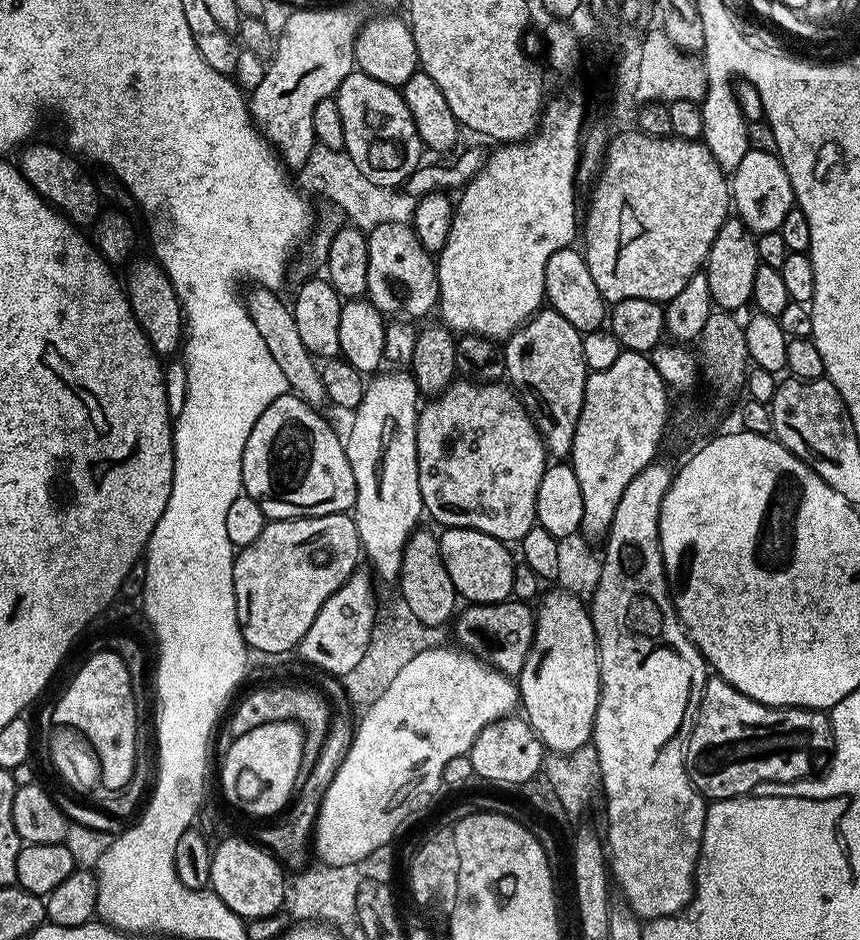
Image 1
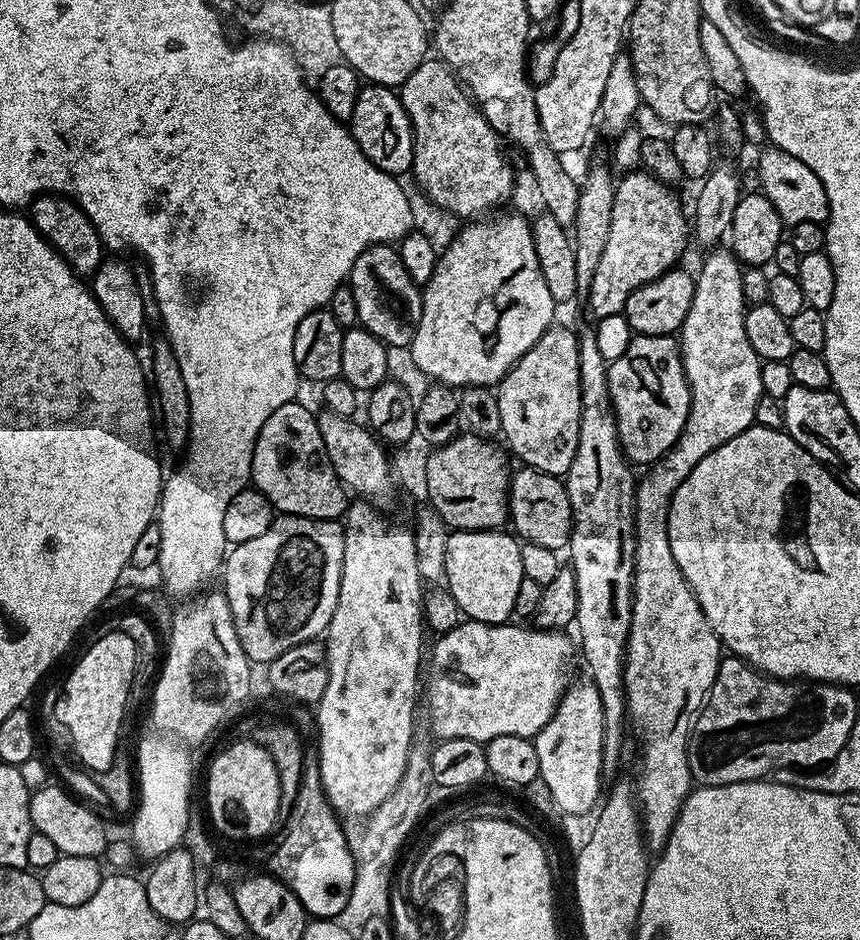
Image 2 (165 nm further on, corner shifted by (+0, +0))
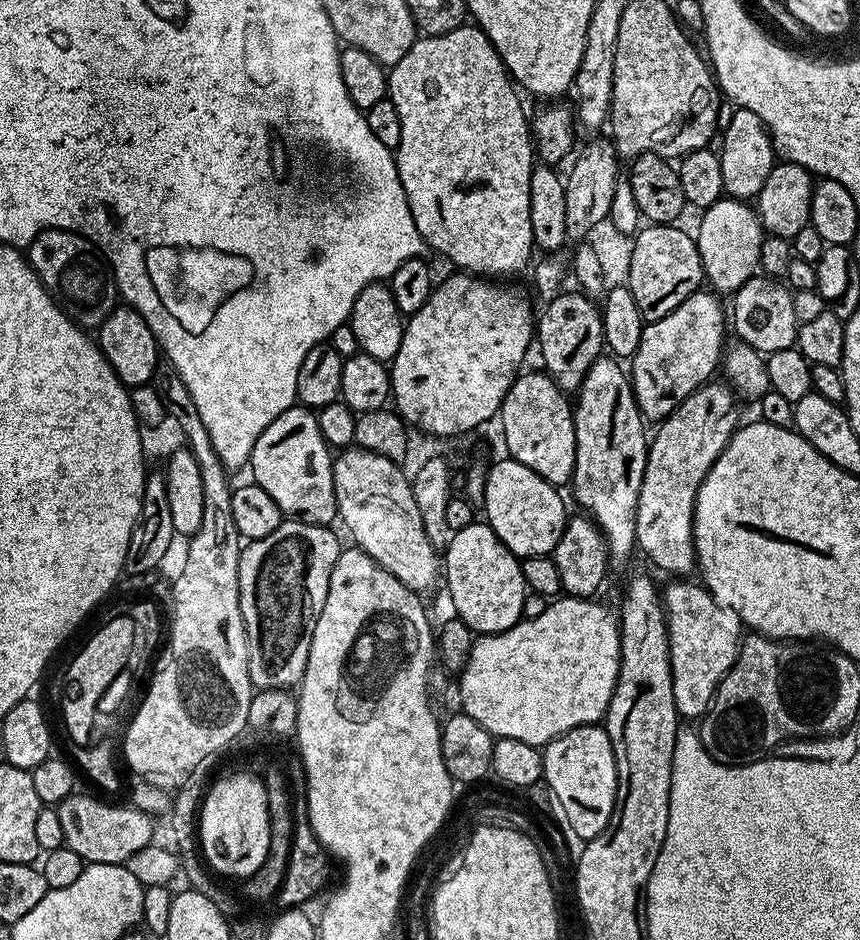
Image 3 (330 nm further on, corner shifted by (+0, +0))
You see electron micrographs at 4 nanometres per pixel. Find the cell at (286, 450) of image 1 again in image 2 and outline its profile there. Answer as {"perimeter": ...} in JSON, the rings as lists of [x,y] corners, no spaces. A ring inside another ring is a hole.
{"perimeter":[[[300,402],[278,406],[266,418],[266,426],[262,426],[254,446],[251,483],[280,514],[339,521],[346,512],[346,488],[327,457],[317,417]]]}

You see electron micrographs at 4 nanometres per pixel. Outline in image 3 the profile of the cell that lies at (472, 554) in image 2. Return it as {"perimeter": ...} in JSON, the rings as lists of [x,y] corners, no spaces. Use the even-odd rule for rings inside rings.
{"perimeter":[[[473,522],[465,528],[455,529],[452,541],[449,542],[442,556],[442,576],[448,579],[448,596],[452,599],[452,608],[455,615],[474,634],[491,634],[505,632],[522,619],[523,598],[527,595],[528,587],[522,578],[521,557],[515,556],[494,534],[494,530],[486,522]]]}

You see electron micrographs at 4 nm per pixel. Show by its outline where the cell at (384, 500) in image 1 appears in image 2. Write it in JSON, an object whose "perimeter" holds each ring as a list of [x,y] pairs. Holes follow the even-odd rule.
{"perimeter":[[[368,502],[349,503],[346,508],[346,515],[343,517],[344,526],[344,553],[342,554],[342,578],[338,590],[338,602],[334,606],[334,614],[328,623],[326,633],[326,667],[328,669],[328,681],[326,690],[322,690],[322,698],[314,706],[316,717],[316,735],[318,737],[318,751],[320,753],[320,773],[322,774],[322,786],[326,790],[326,798],[332,804],[332,808],[341,817],[361,816],[369,817],[376,808],[381,806],[391,792],[399,786],[399,780],[406,770],[407,754],[410,750],[412,727],[416,712],[416,679],[422,676],[422,660],[420,664],[420,651],[424,648],[424,623],[423,603],[426,595],[425,585],[418,572],[418,561],[415,557],[415,538],[413,529],[399,528],[391,524],[384,517],[383,511],[377,510]]]}

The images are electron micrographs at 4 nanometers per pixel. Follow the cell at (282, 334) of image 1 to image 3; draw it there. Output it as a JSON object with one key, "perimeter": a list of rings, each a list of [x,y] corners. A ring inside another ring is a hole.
{"perimeter":[[[357,446],[343,449],[334,459],[332,468],[334,478],[337,517],[346,526],[354,538],[353,543],[370,554],[379,565],[394,574],[412,592],[424,594],[440,578],[440,558],[426,536],[424,522],[420,516],[414,498],[411,481],[403,474],[399,463],[391,461],[384,455],[365,450]]]}

